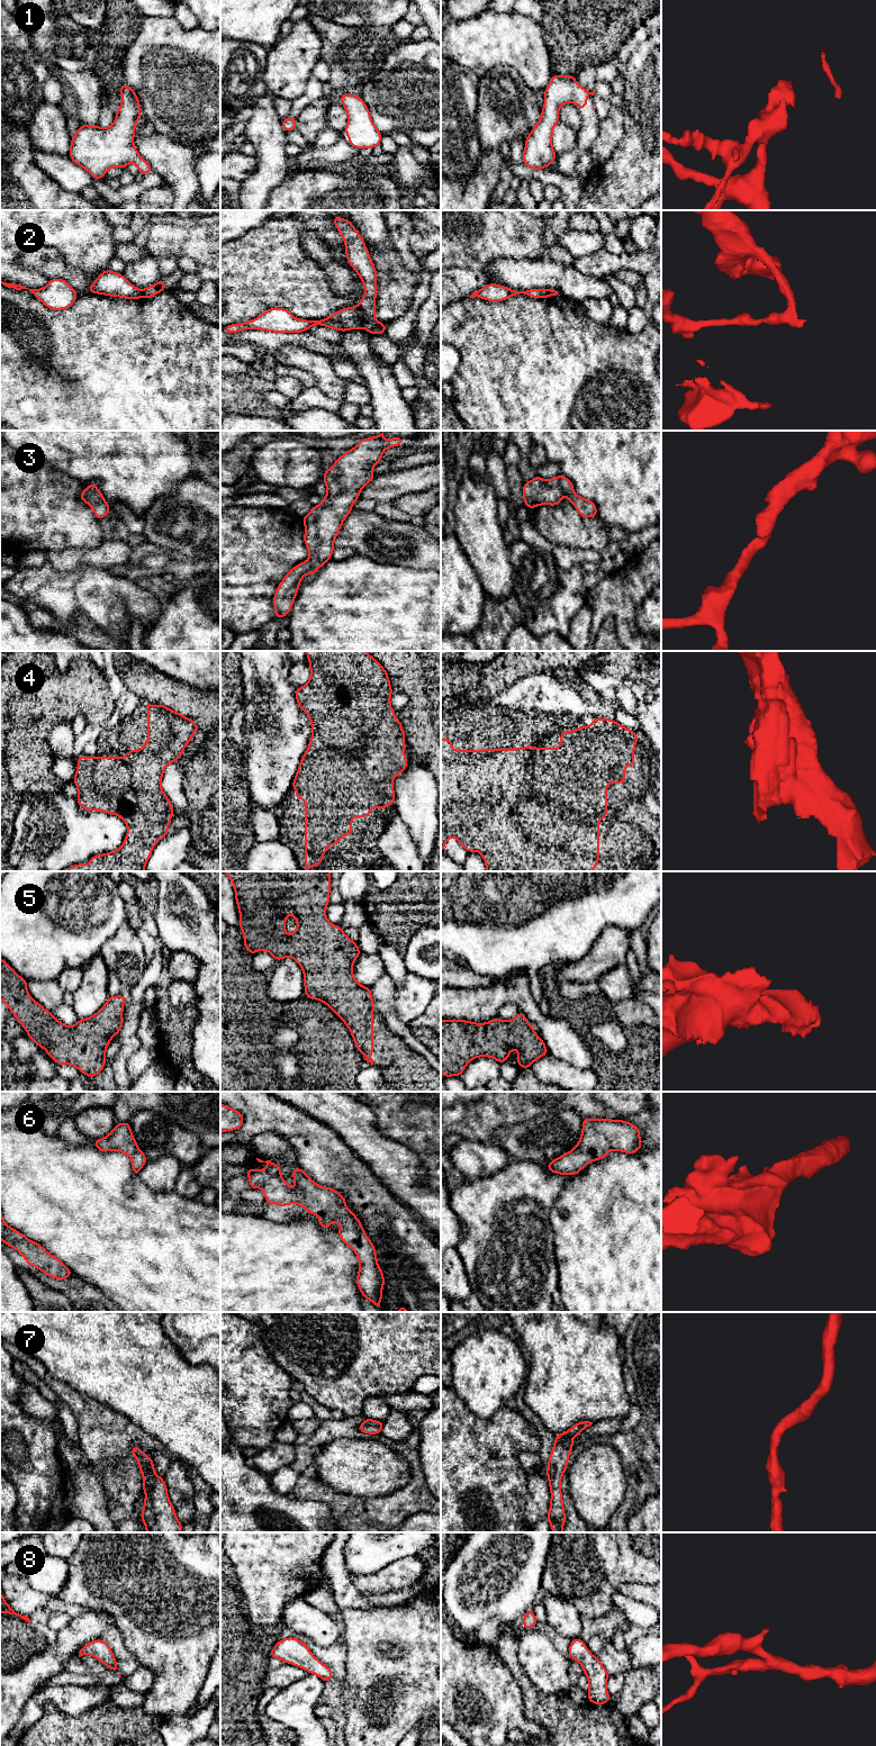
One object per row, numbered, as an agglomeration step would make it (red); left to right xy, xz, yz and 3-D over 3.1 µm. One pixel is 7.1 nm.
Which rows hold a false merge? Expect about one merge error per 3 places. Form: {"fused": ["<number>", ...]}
{"fused": ["2"]}

